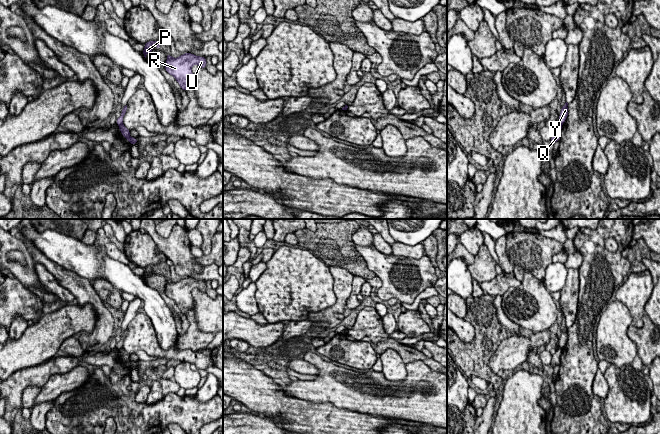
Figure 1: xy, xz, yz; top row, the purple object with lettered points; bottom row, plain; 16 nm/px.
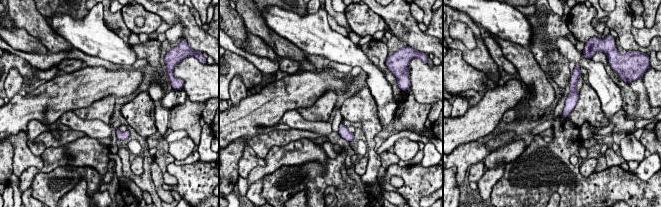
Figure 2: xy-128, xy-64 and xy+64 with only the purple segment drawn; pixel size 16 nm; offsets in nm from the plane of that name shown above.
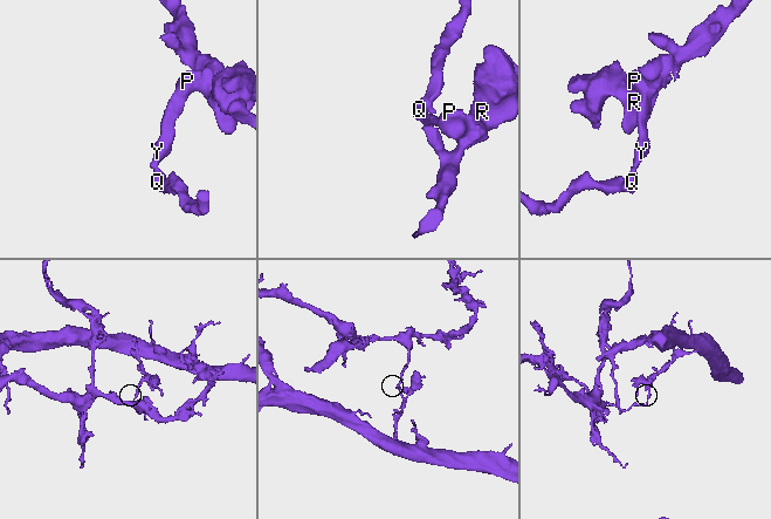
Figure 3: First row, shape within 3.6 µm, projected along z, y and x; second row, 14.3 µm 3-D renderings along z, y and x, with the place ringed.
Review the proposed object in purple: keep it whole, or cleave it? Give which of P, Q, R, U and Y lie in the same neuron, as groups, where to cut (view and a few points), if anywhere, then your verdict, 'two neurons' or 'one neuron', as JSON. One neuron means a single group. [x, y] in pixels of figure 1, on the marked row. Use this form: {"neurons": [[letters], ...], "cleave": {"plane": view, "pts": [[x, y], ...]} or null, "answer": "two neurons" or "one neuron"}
{"neurons": [["P", "R", "U", "Y"], ["Q"]], "cleave": {"plane": "xy", "pts": [[122, 122], [119, 126]]}, "answer": "two neurons"}

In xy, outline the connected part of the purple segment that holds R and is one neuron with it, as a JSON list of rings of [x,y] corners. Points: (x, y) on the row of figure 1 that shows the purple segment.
[[[185,53],[178,58],[173,58],[170,54],[166,56],[166,71],[175,77],[184,91],[193,84],[194,75],[192,73],[192,66],[197,64],[201,68],[206,68],[207,64],[205,57],[196,56],[191,53]]]

